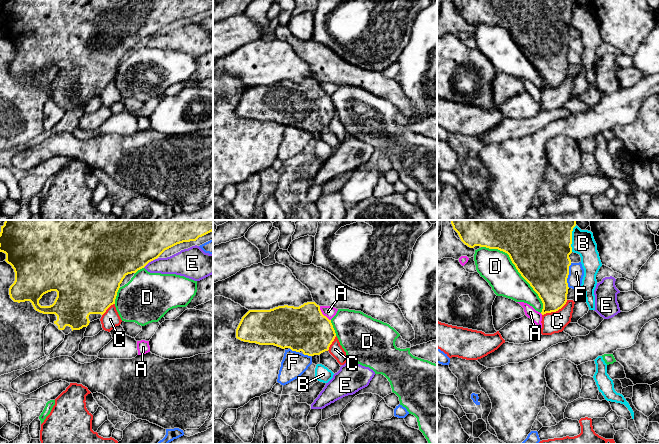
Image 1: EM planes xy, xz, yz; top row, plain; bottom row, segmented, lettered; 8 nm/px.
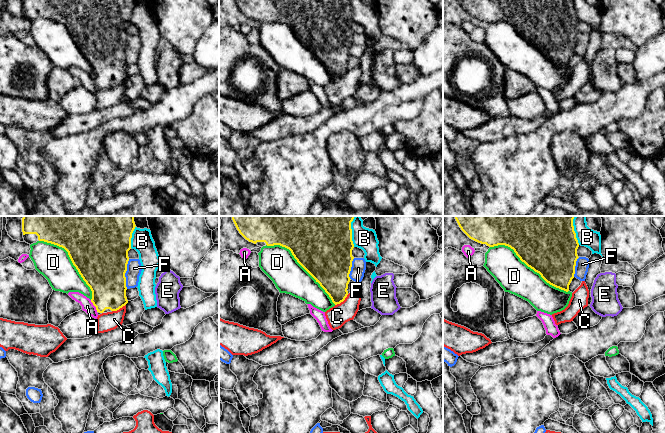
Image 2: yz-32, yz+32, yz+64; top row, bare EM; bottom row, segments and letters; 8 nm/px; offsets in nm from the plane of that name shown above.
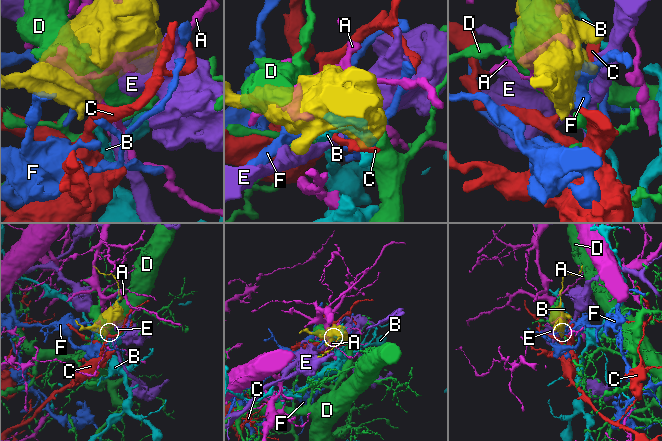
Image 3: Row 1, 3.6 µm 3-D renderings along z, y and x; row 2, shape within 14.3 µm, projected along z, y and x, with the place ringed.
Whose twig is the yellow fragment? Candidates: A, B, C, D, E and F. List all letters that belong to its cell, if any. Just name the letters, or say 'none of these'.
none of these

